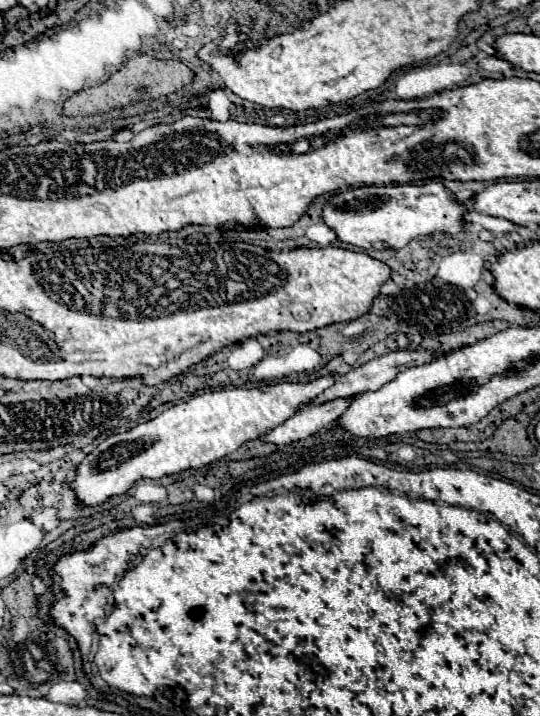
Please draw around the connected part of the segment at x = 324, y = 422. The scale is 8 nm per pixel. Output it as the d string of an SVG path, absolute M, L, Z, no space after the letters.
M354 397L334 399L334 401L326 401L322 405L310 405L304 411L298 411L292 419L282 423L280 427L266 433L266 441L276 443L276 445L288 445L292 441L306 439L306 437L314 435L316 431L322 431L322 429L334 425L344 415L344 411L350 407L352 401L354 401Z

